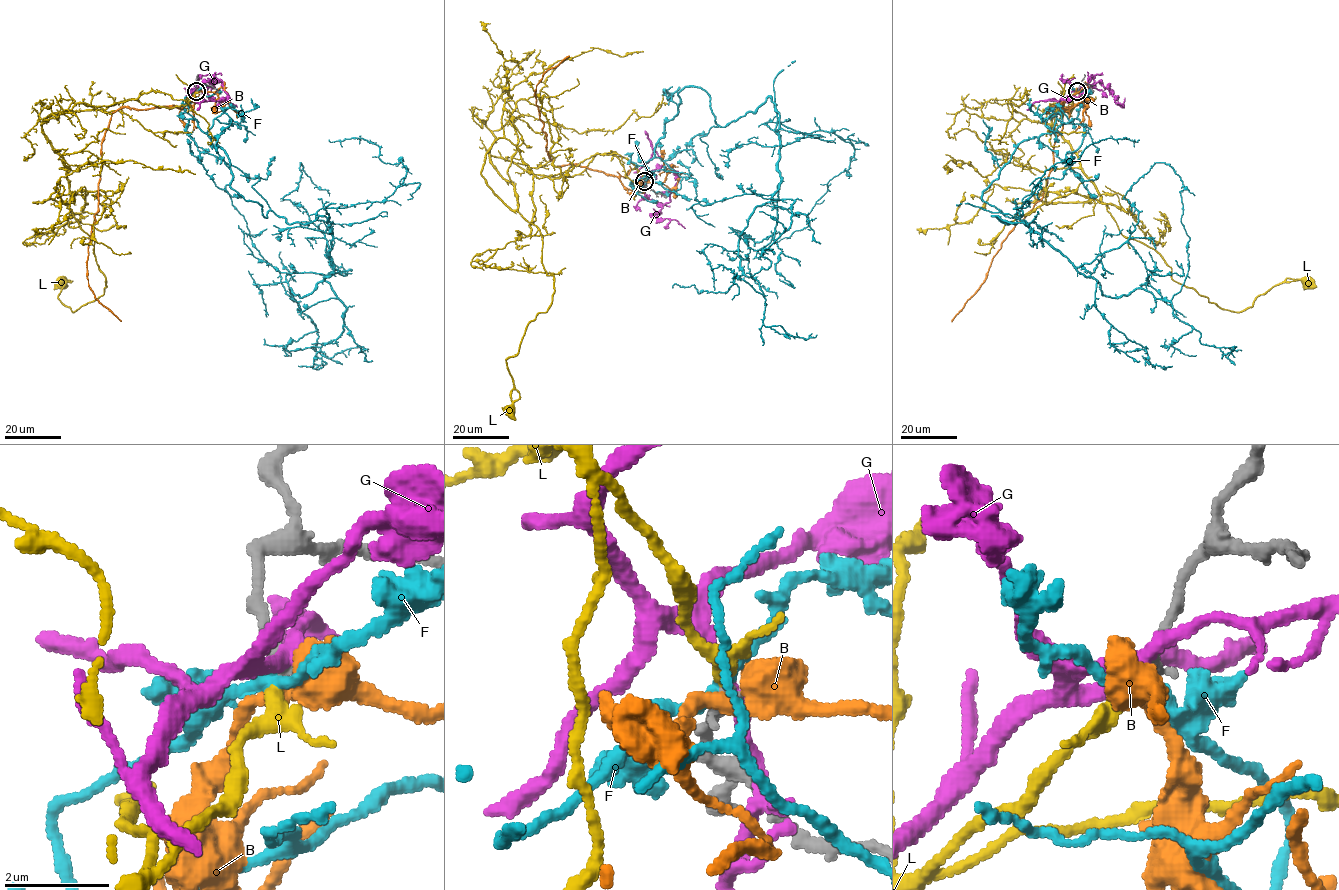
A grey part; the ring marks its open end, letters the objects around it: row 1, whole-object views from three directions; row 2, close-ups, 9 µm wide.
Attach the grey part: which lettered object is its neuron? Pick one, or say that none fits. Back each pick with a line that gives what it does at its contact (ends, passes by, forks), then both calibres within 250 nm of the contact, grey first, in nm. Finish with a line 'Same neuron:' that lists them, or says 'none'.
L: it passes by; 320 nm thick on the grey side, 280 nm on the other
Same neuron: L

